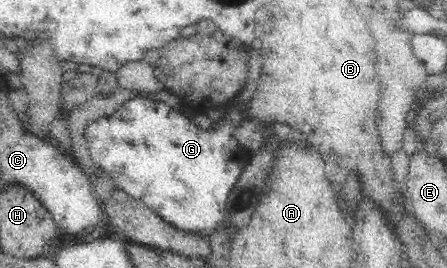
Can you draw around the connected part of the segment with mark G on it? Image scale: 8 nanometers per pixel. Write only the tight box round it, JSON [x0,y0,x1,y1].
[83,97,245,241]

